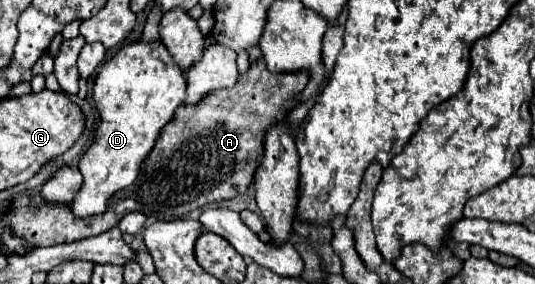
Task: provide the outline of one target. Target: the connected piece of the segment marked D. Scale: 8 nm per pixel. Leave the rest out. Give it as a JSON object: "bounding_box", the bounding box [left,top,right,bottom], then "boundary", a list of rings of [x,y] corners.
{"bounding_box":[71,38,187,216],"boundary":[[[161,38],[153,42],[137,40],[131,44],[125,44],[113,58],[109,58],[97,72],[95,86],[93,86],[93,100],[97,104],[97,110],[101,114],[101,122],[95,134],[95,144],[89,146],[89,150],[83,154],[79,162],[79,170],[83,174],[83,186],[77,192],[75,200],[71,202],[75,216],[93,216],[93,214],[103,214],[107,208],[107,200],[111,198],[113,192],[127,188],[129,184],[135,182],[139,174],[139,166],[151,152],[161,128],[173,118],[175,110],[185,104],[187,96],[187,80],[185,72],[179,64],[175,64],[173,56],[161,42]]]}

